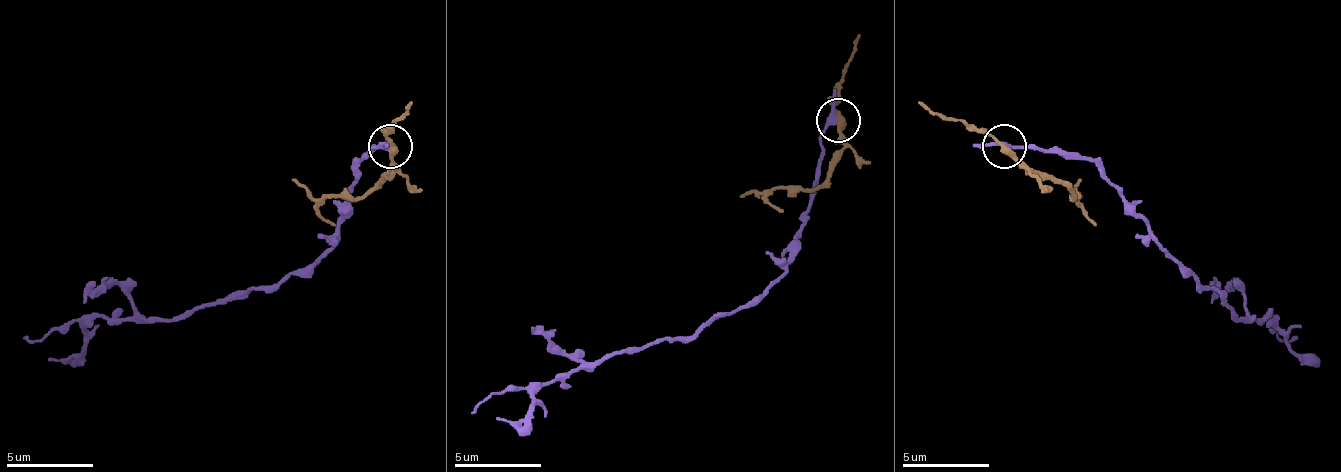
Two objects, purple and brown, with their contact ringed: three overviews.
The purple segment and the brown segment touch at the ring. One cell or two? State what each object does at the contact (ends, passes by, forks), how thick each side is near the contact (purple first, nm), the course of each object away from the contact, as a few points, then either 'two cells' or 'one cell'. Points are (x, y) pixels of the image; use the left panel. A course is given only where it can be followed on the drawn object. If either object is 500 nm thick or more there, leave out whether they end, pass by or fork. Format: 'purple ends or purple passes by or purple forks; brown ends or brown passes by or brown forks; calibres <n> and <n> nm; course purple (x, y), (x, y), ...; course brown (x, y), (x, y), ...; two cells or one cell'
purple passes by; brown passes by; calibres 280 and 320 nm; course purple (391, 147), (373, 147), (365, 156), (338, 239), (308, 269), (177, 318), (80, 318), (41, 339), (24, 335); course brown (391, 147), (391, 169), (369, 191), (316, 200), (290, 178); two cells

